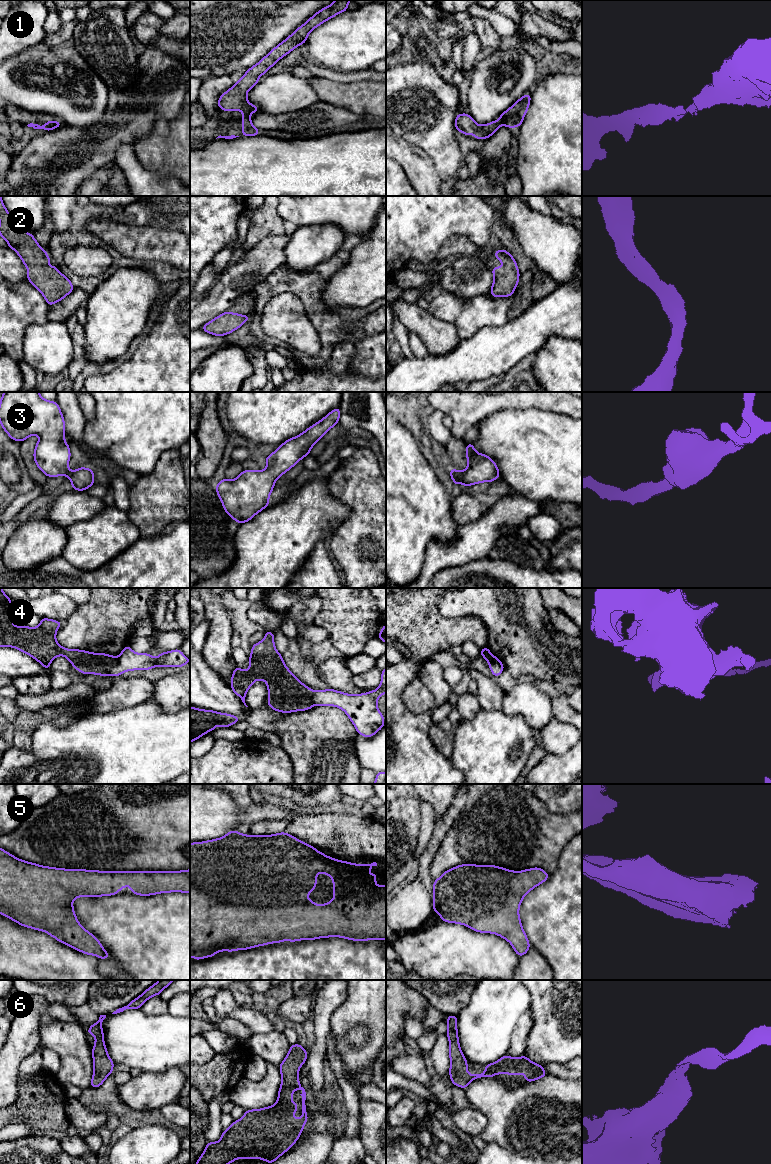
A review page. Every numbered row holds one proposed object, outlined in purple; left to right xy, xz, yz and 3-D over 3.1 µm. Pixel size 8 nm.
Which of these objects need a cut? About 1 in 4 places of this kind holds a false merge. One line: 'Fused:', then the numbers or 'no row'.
Fused: no row

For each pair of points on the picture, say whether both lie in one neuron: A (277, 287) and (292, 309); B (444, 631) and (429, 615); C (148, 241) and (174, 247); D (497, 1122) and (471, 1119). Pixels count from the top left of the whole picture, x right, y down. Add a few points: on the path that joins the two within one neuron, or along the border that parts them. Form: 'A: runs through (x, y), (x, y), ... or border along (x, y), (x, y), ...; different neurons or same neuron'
A: border along (303, 304), (291, 293), (279, 293), (263, 307); different neurons
B: runs through (440, 627), (432, 619); same neuron
C: runs through (154, 244), (168, 246); same neuron
D: border along (474, 1107), (486, 1118), (486, 1127), (480, 1135); different neurons

